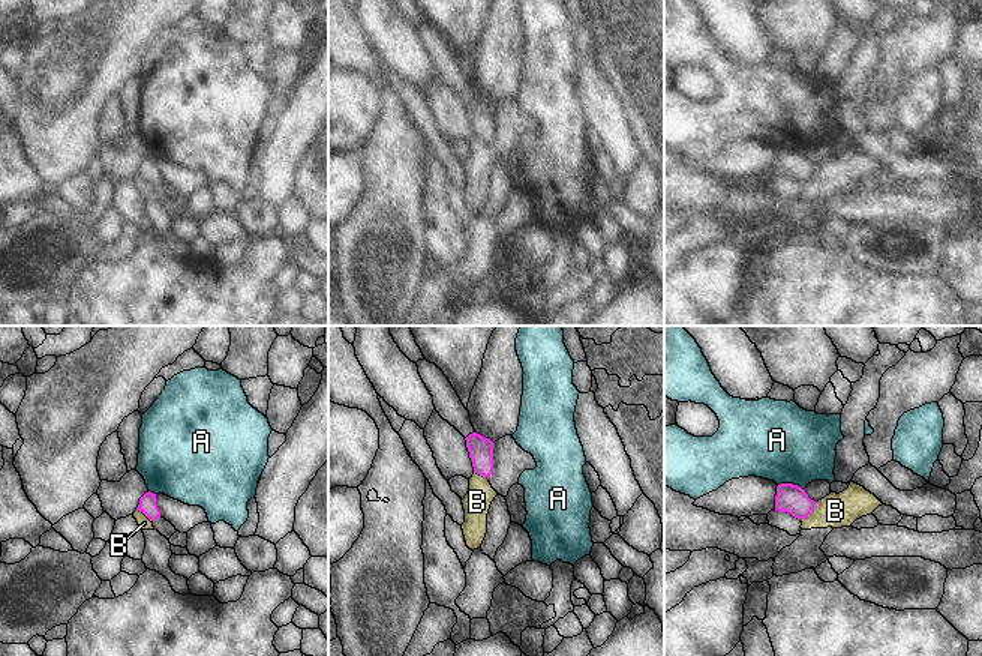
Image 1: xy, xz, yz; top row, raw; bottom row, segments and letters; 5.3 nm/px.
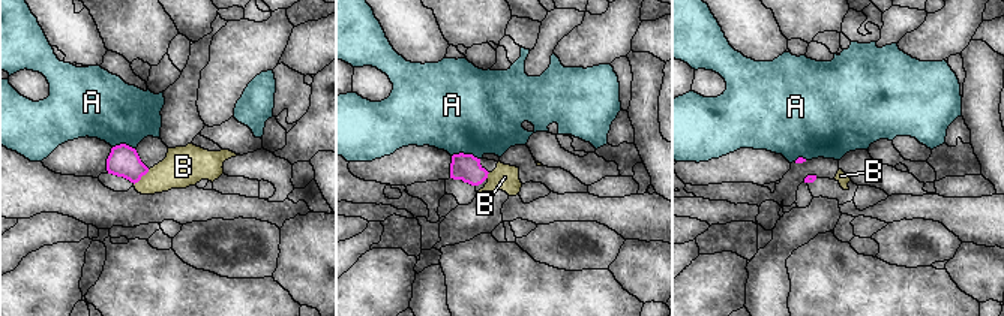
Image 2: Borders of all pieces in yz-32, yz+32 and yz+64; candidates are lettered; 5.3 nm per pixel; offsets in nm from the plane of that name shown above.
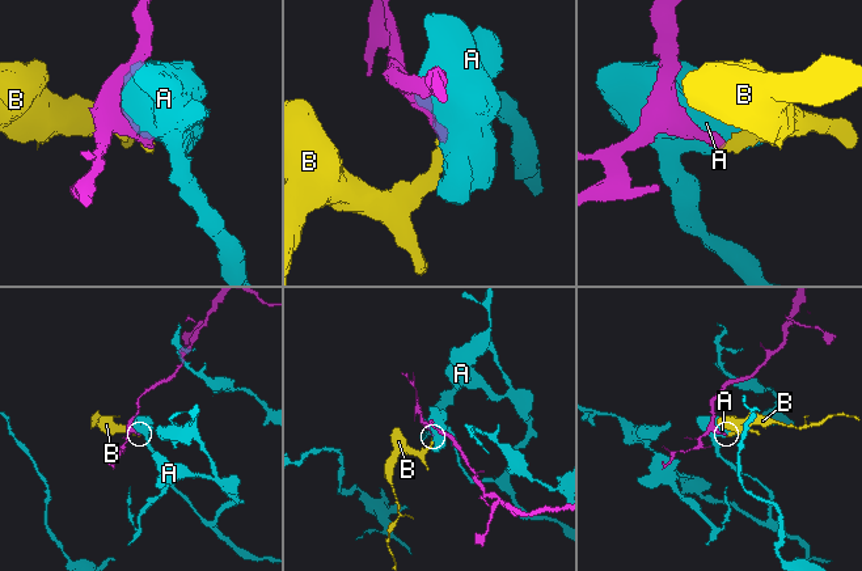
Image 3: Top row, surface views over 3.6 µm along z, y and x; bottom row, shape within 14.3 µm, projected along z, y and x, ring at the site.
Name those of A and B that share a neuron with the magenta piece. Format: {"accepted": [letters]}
{"accepted": []}

